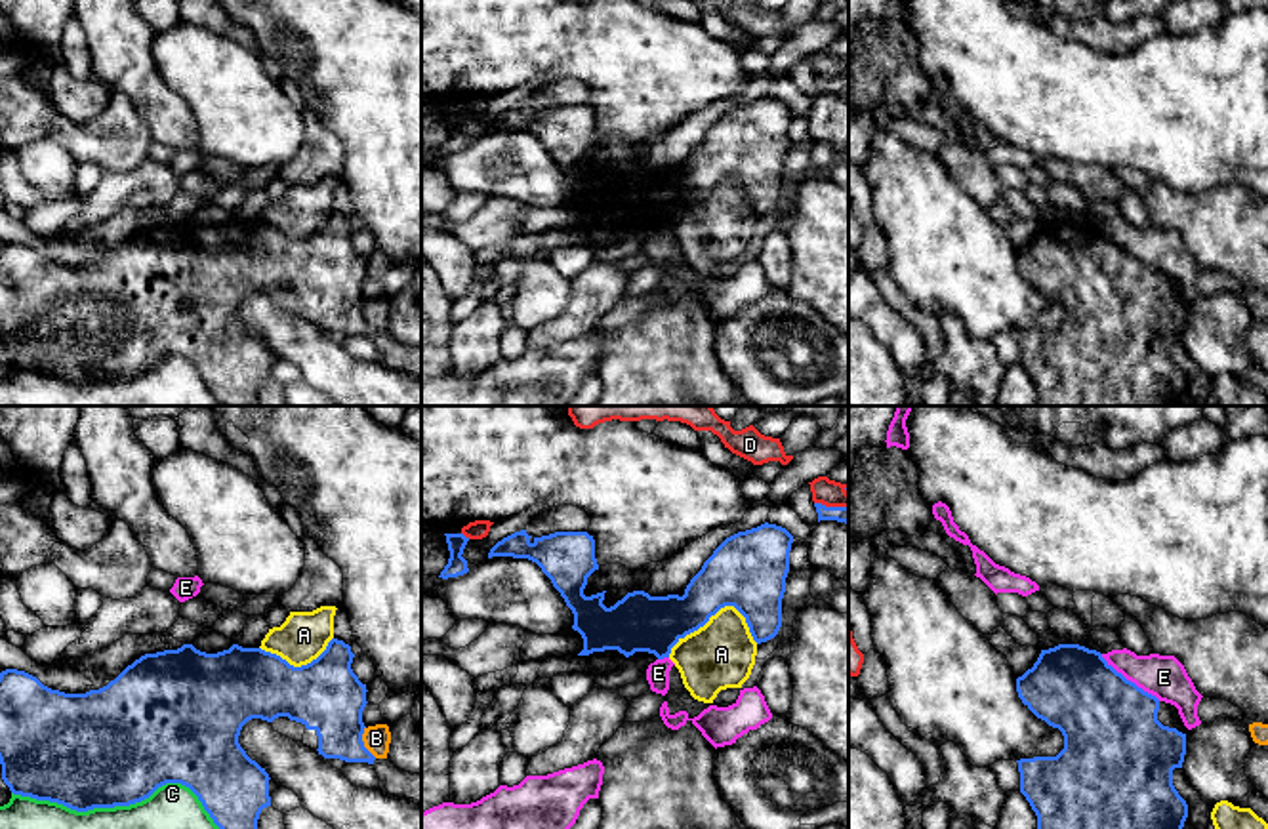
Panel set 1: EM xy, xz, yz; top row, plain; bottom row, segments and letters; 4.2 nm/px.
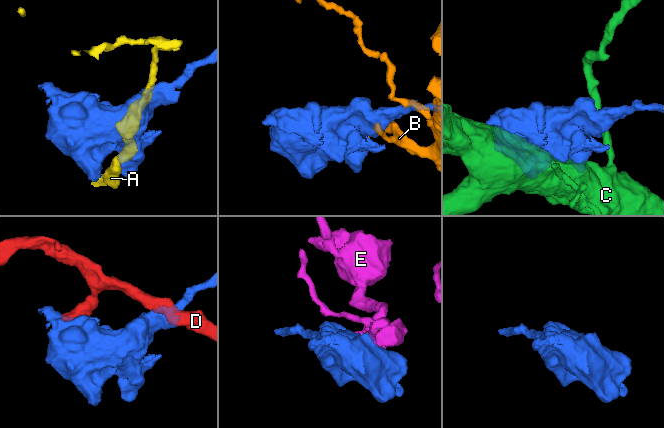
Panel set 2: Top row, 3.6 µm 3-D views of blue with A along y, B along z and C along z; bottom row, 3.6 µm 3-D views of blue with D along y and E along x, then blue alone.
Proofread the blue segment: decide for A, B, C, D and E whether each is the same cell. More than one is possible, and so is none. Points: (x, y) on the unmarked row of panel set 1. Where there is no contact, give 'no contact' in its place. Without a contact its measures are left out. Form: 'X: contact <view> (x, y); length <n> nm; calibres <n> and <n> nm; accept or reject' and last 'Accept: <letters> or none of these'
A: contact xz (715, 185); length 380 nm; calibres 320 and 280 nm; reject
B: contact xy (363, 315); length 140 nm; calibres 300 and 110 nm; reject
C: contact xy (122, 378); length 900 nm; calibres 500 and 340 nm; reject
D: contact xz (832, 80); length 150 nm; calibres 70 and 110 nm; reject
E: contact yz (1129, 254); length 320 nm; calibres 420 and 180 nm; reject
Accept: none of these

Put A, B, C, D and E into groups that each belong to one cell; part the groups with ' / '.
A / B / C / D / E

